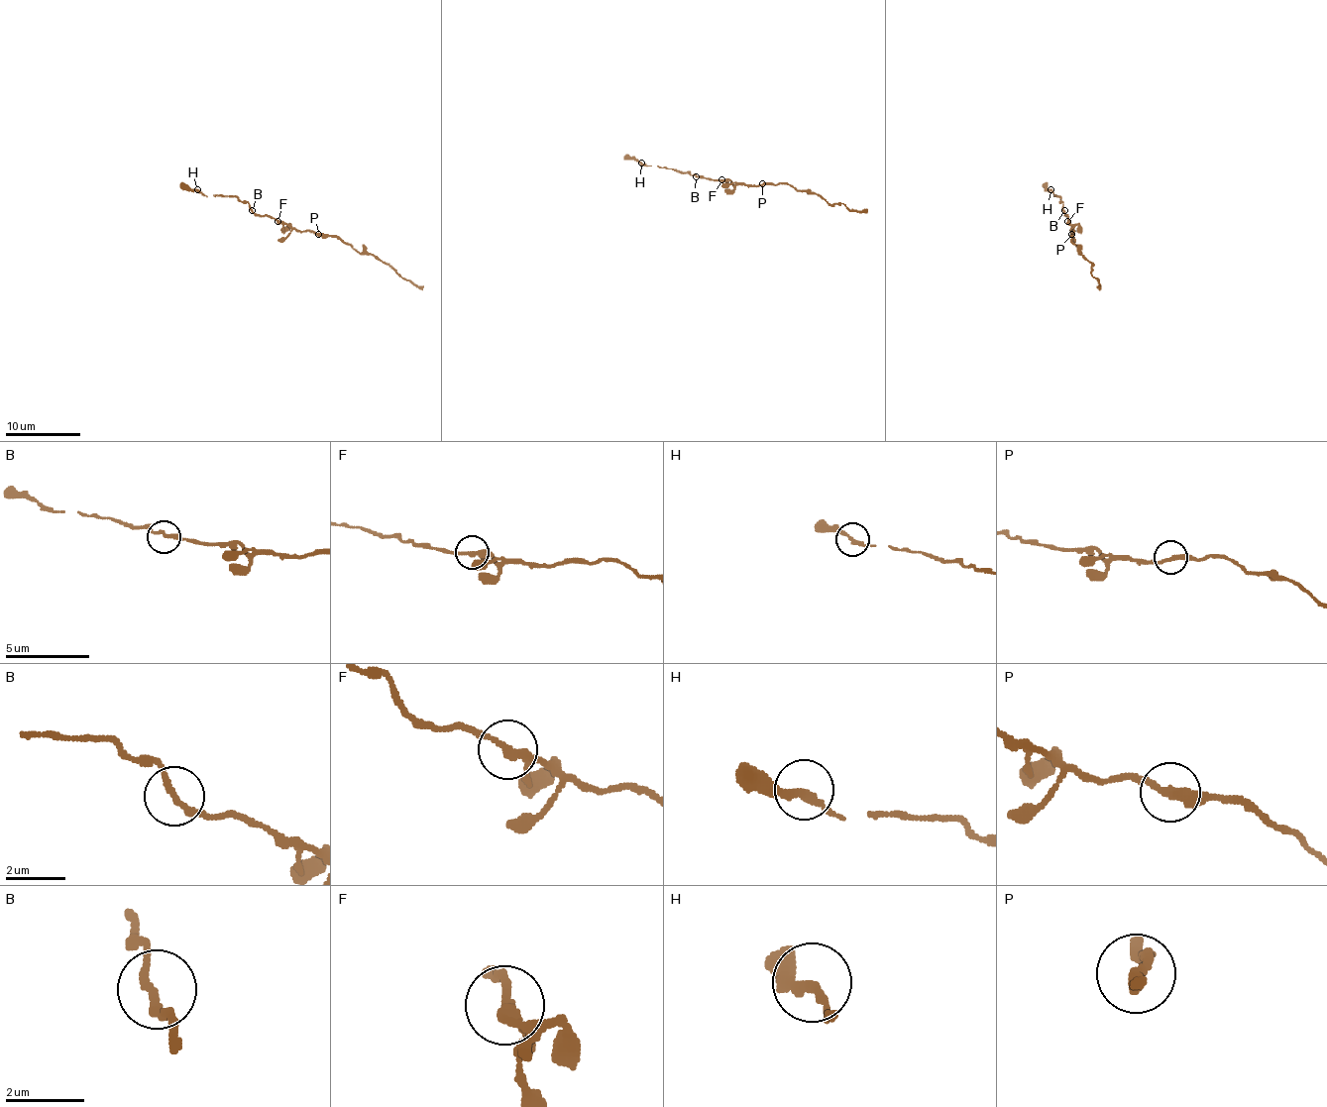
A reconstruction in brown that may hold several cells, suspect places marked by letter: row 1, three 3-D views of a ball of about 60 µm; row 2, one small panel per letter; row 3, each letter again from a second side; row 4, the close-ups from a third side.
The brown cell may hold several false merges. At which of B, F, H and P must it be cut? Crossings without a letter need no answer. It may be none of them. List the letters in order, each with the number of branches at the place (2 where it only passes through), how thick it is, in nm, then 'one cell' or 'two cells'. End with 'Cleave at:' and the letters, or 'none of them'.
B: 2 branches meet; 220 nm thick; one cell
F: 3 branches meet; 240 nm thick; one cell
H: 2 branches meet; 220 nm thick; one cell
P: 2 branches meet; 280 nm thick; one cell
Cleave at: none of them

